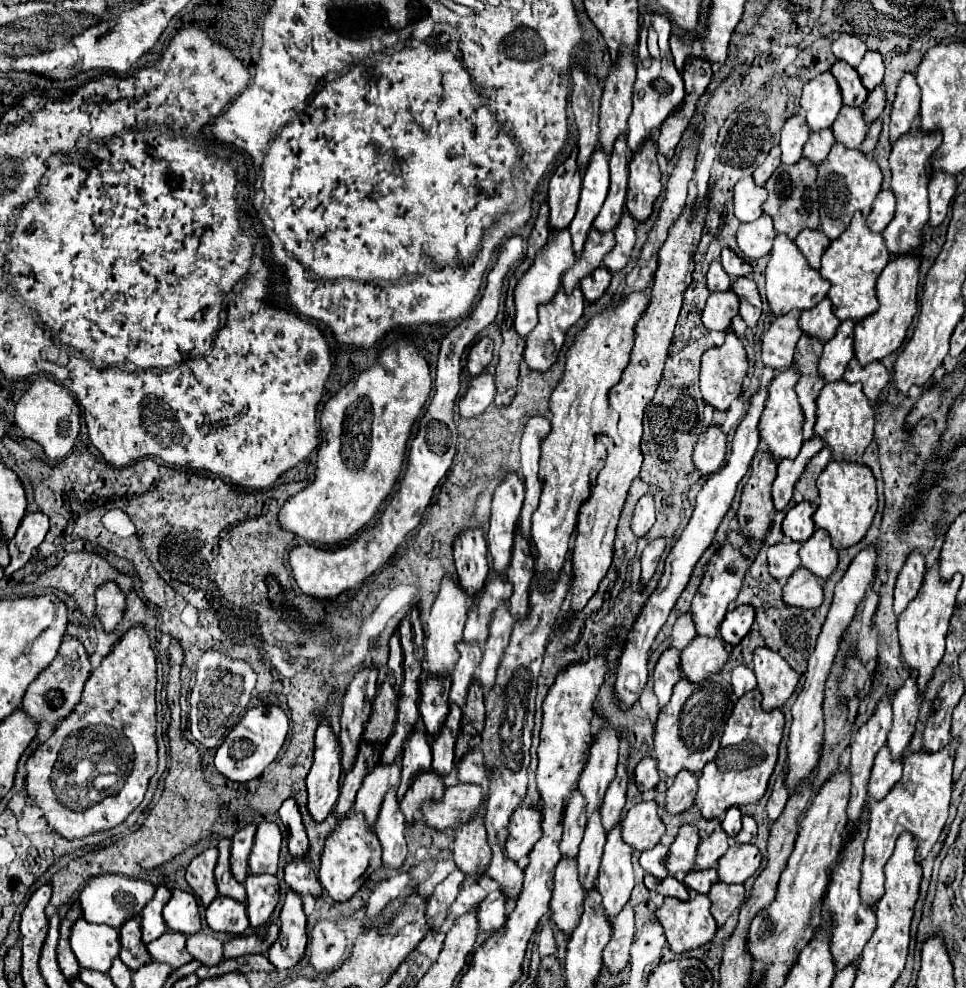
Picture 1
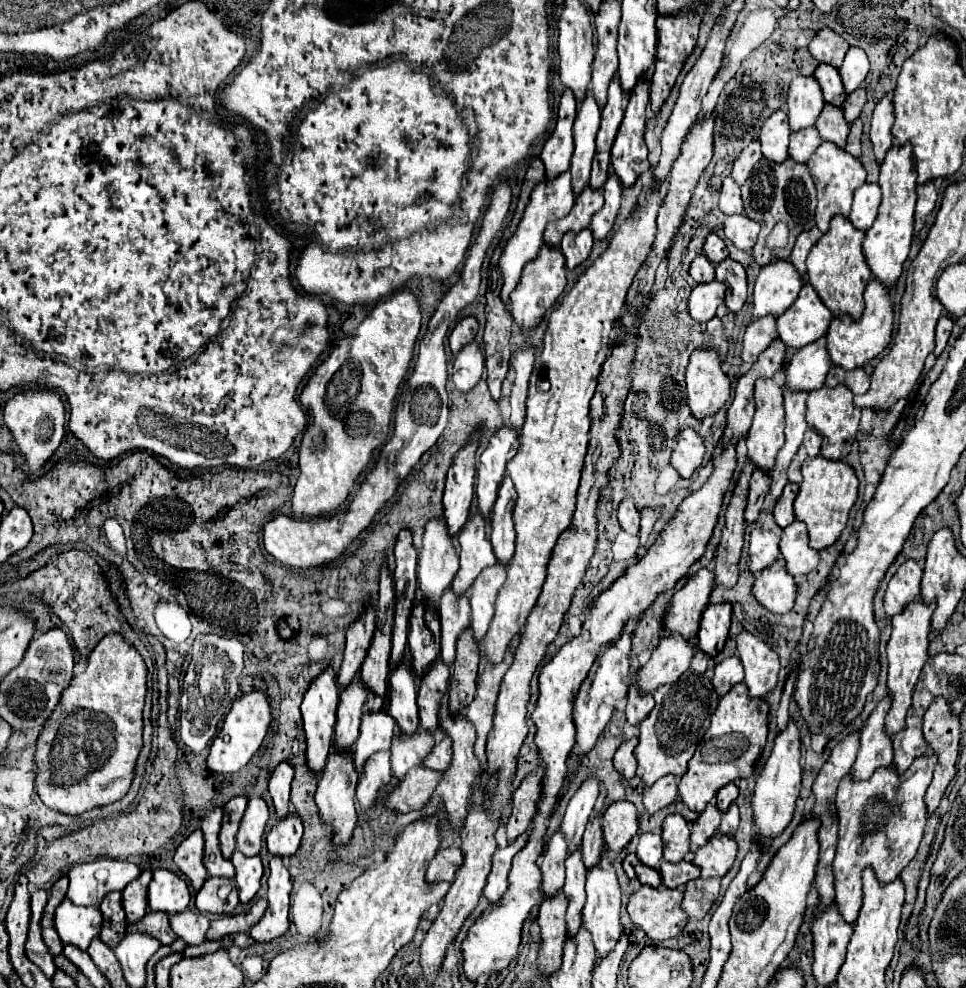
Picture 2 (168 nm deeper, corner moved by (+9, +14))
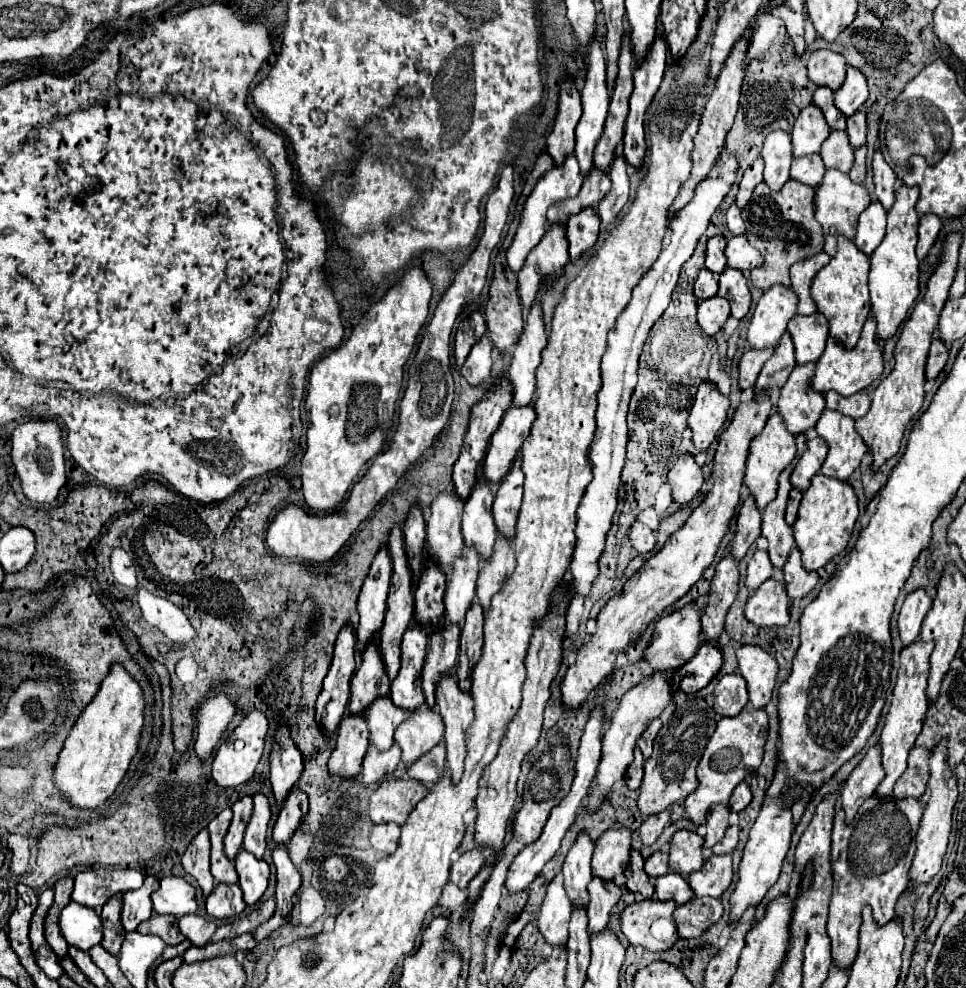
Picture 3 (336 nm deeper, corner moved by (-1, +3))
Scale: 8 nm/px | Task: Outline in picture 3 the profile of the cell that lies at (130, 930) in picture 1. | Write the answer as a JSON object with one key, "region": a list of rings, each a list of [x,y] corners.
{"region":[[[116,894],[112,896],[112,900],[108,900],[108,904],[104,904],[102,908],[102,946],[110,952],[110,954],[118,954],[120,946],[124,942],[124,928],[120,924],[120,908],[122,908],[122,896]]]}

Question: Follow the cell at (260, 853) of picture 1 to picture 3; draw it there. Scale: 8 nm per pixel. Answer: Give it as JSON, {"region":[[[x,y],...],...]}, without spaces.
{"region":[[[254,794],[254,812],[244,832],[244,848],[256,858],[264,856],[266,850],[266,830],[270,822],[270,806],[264,794]]]}

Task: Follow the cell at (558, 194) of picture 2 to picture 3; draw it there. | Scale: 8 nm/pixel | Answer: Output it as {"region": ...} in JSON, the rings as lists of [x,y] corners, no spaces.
{"region":[[[568,154],[566,160],[564,160],[564,164],[554,166],[552,170],[548,170],[548,172],[544,172],[544,174],[540,176],[540,180],[536,182],[534,190],[530,192],[530,196],[528,196],[526,202],[524,202],[524,210],[522,210],[522,218],[520,218],[518,230],[516,230],[514,240],[512,240],[512,244],[510,244],[508,252],[506,252],[508,266],[510,266],[514,272],[518,272],[518,270],[522,268],[524,256],[528,256],[528,252],[542,240],[542,236],[544,236],[544,232],[546,232],[546,226],[548,226],[548,222],[546,222],[546,210],[550,208],[550,204],[554,204],[556,200],[574,198],[576,192],[580,192],[580,180],[582,180],[582,176],[580,176],[580,168],[578,168],[578,164],[576,164],[576,156],[574,156],[574,154]]]}

